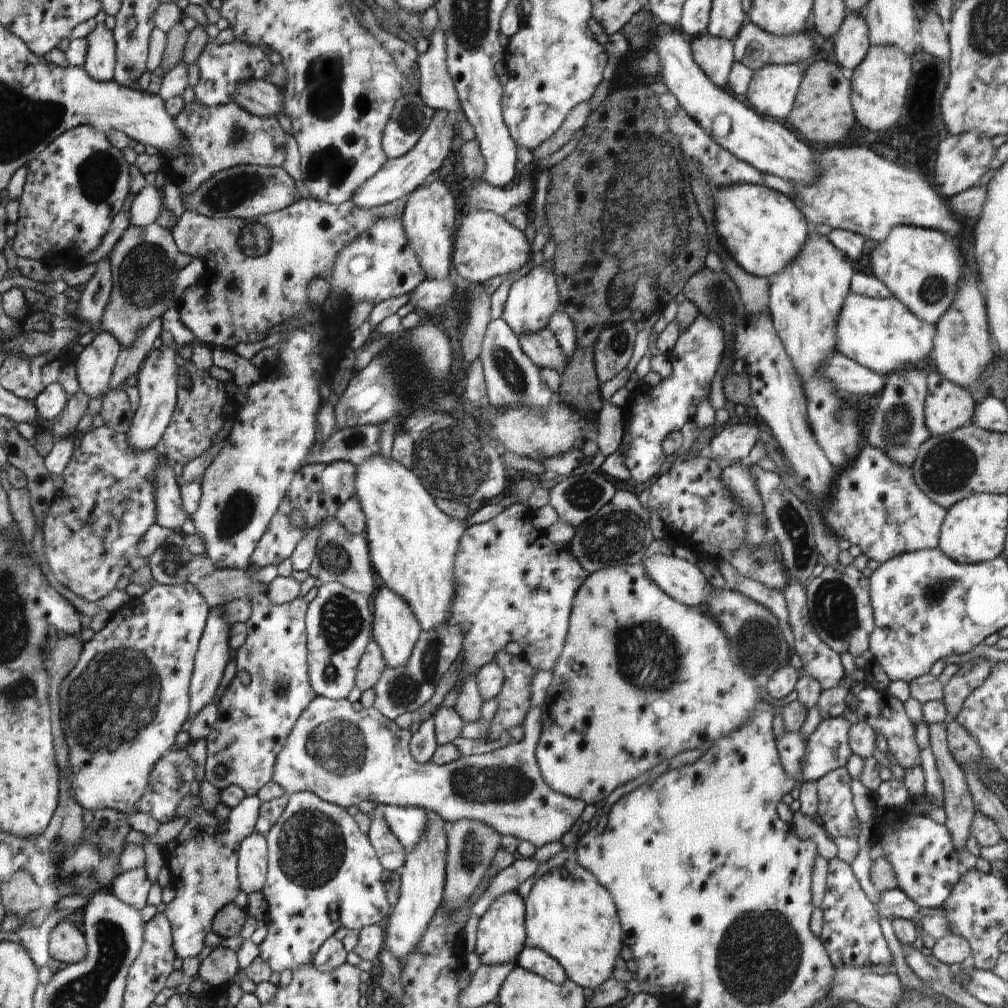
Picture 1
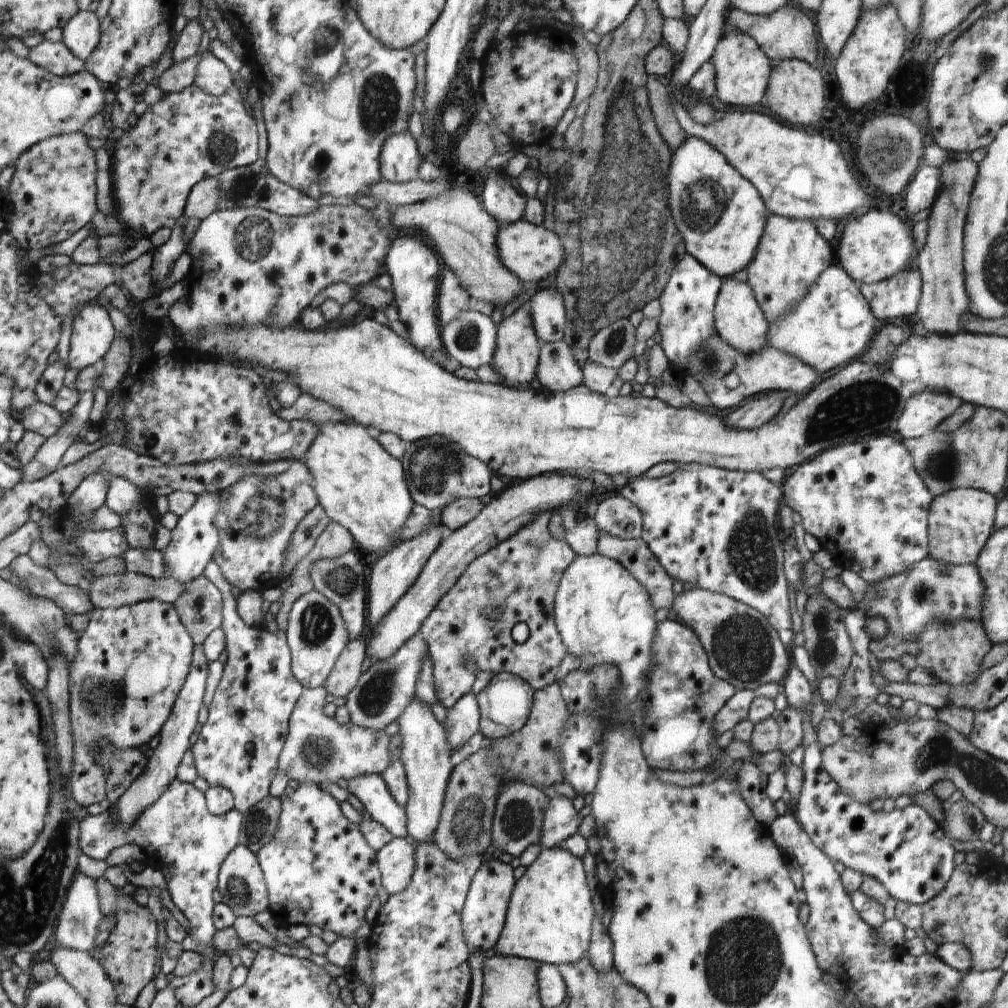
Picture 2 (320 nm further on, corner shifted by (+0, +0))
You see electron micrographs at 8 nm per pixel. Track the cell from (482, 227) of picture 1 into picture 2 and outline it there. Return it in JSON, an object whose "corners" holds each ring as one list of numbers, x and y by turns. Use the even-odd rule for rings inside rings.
{"corners":[[524,219,513,223,500,223,497,246,503,265,522,282,538,283,556,274,565,258,562,242,555,232,550,232,543,224,534,225]]}

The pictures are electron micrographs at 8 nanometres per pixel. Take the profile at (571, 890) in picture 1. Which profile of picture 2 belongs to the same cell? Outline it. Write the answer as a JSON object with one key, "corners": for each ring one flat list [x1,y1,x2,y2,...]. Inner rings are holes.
{"corners":[[543,849,530,866,521,869,506,914,506,930,495,946,496,955,522,957,538,965,576,964,589,956,593,926,594,908,584,860,564,849]]}

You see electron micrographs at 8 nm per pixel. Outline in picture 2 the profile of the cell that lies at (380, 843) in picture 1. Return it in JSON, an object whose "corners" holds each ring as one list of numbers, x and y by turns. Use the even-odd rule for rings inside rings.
{"corners":[[394,837,378,850,377,864,382,872,382,886,389,895,398,894,412,881,416,868,414,848,406,838]]}

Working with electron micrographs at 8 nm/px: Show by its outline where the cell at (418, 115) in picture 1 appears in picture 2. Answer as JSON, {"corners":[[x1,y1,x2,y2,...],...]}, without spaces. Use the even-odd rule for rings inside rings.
{"corners":[[407,130,395,134,384,144,381,150,381,179,393,183,405,183,418,179,420,154,416,150,416,141]]}

